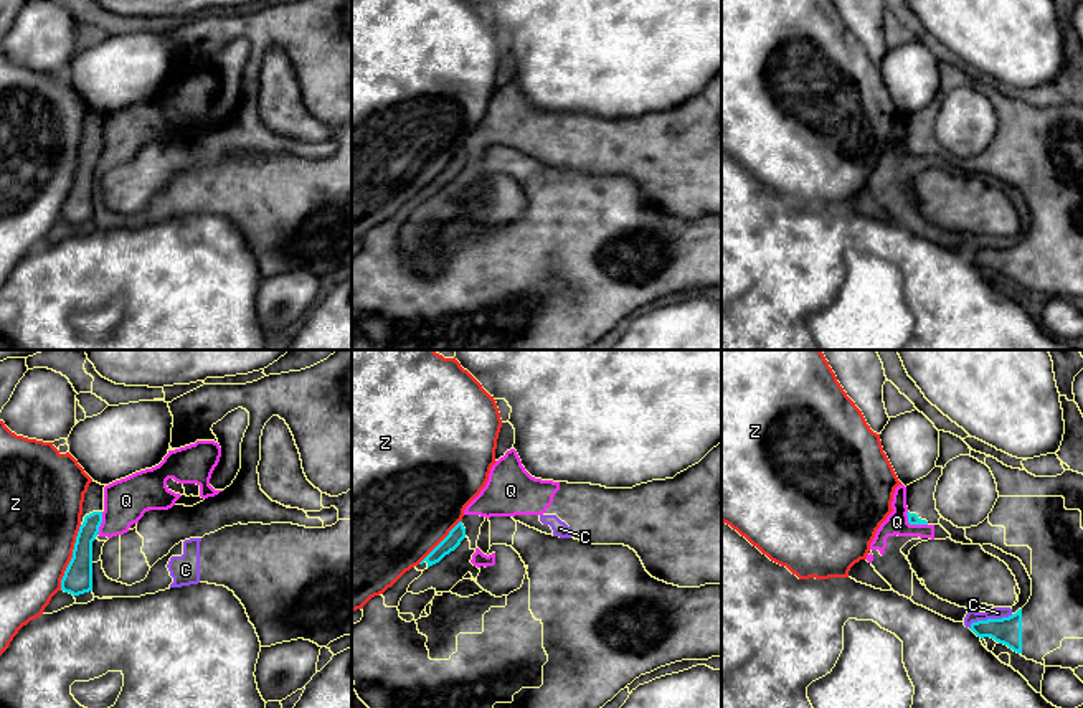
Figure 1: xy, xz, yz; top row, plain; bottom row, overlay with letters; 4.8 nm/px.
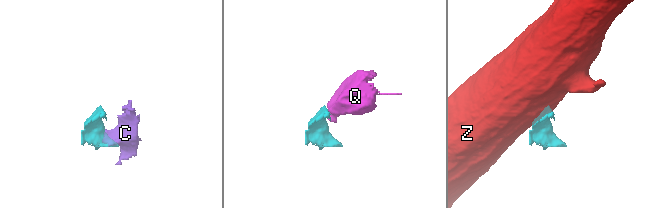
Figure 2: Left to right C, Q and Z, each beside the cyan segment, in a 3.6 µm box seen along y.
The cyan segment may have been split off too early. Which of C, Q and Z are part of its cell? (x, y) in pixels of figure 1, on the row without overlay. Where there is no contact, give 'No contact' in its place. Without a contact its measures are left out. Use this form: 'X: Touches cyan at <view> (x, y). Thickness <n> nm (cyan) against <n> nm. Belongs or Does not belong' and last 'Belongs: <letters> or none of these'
C: Touches cyan at yz (989, 250). Thickness 140 nm (cyan) against 60 nm. Does not belong
Q: Touches cyan at yz (913, 154). Thickness 50 nm (cyan) against 110 nm. Does not belong
Z: Touches cyan at xy (71, 188). Thickness 140 nm (cyan) against 380 nm. Does not belong
Belongs: none of these

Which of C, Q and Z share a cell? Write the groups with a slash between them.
C Q / Z

